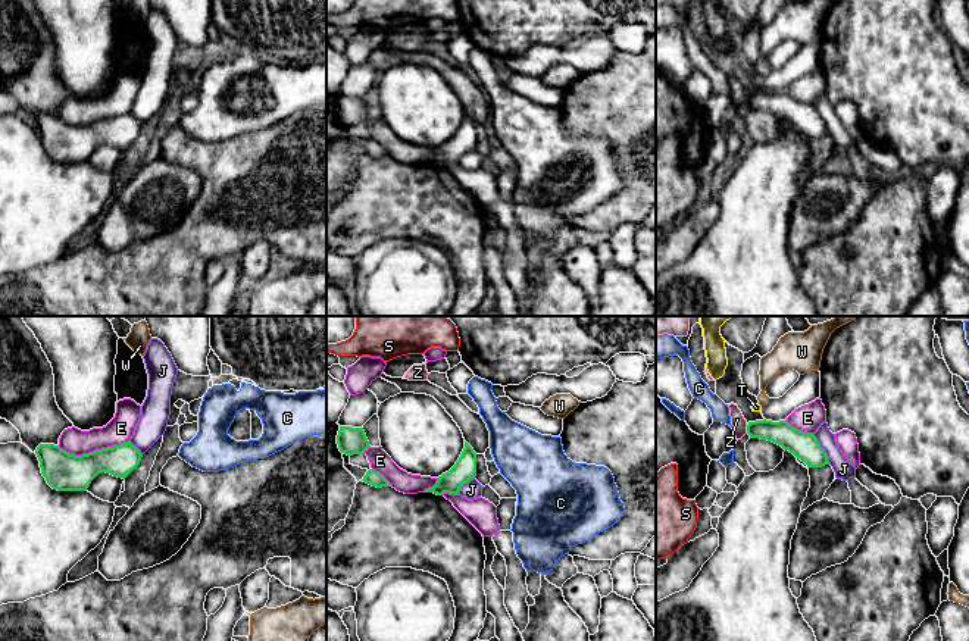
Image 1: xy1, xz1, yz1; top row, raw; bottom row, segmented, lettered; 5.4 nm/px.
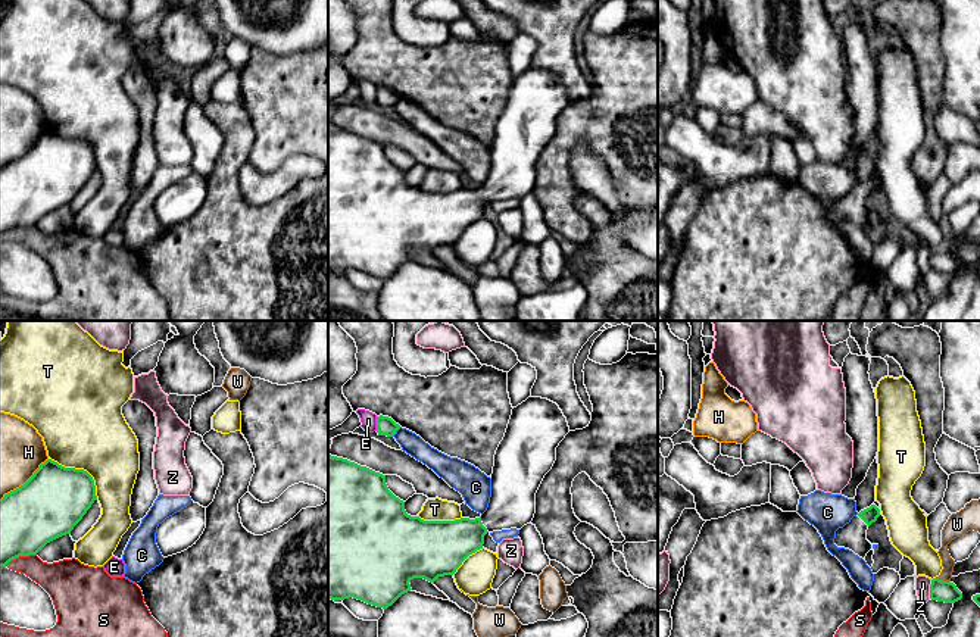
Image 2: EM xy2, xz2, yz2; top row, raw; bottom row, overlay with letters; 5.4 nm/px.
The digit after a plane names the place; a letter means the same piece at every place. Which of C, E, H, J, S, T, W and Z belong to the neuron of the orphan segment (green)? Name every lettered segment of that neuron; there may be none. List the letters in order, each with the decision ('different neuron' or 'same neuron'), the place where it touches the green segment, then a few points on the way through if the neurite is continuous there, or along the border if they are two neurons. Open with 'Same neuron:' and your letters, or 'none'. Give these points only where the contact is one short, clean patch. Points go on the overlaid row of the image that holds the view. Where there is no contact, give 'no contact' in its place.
Same neuron: none
C: different neuron; meets green in xz2 at (396, 430)
E: different neuron; meets green in xy1 at (93, 452)
H: different neuron; meets green in xy2 at (25, 483)
J: different neuron; meets green in yz1 at (822, 449); border along yz1 (812, 434), (830, 463)
S: different neuron; meets green in xy2 at (19, 555)
T: different neuron; meets green in xy2 at (81, 470)
W: different neuron; meets green in yz2 at (942, 580)
Z: different neuron; meets green in yz2 at (930, 589); border along yz2 (932, 580), (929, 598)

